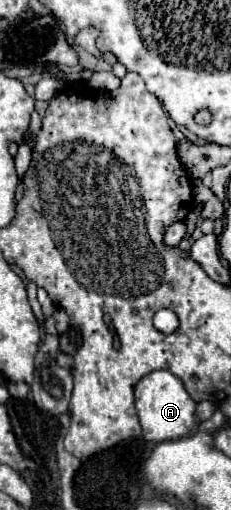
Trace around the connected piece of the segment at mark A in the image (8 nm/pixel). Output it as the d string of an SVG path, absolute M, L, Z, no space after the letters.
M155 370L143 376L135 386L135 408L143 428L143 438L147 442L177 440L189 434L195 422L195 402L185 392L185 386L167 370Z

